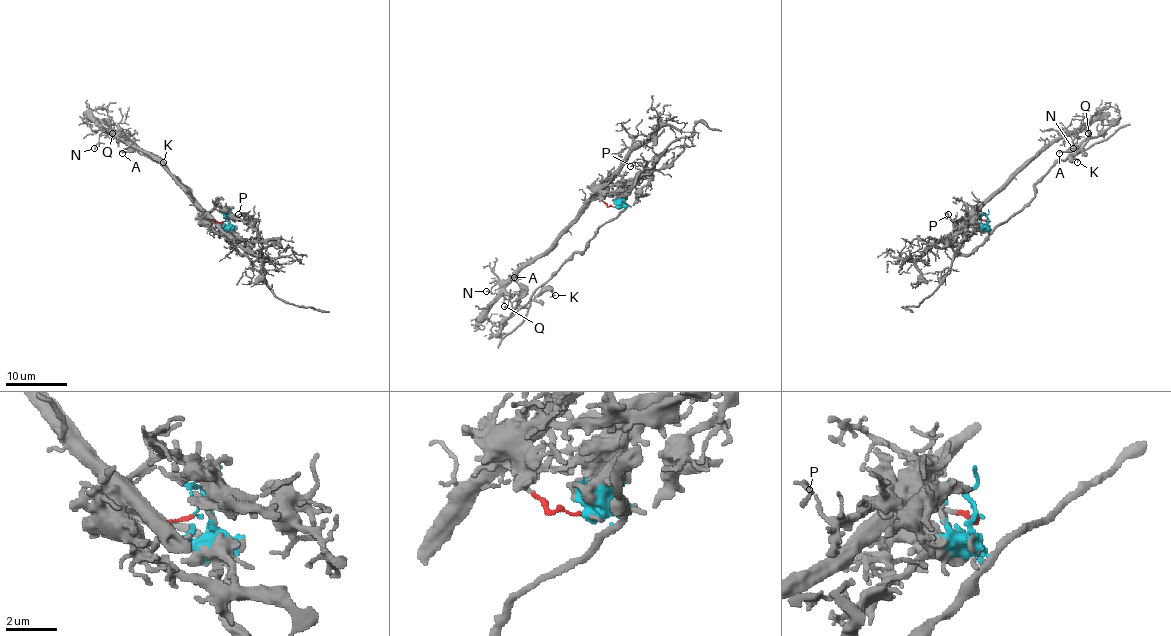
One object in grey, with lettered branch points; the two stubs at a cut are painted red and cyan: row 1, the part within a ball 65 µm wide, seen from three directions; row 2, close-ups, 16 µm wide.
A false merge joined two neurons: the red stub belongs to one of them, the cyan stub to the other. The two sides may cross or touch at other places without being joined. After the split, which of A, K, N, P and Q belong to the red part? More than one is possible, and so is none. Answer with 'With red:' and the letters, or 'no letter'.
With red: N, Q

